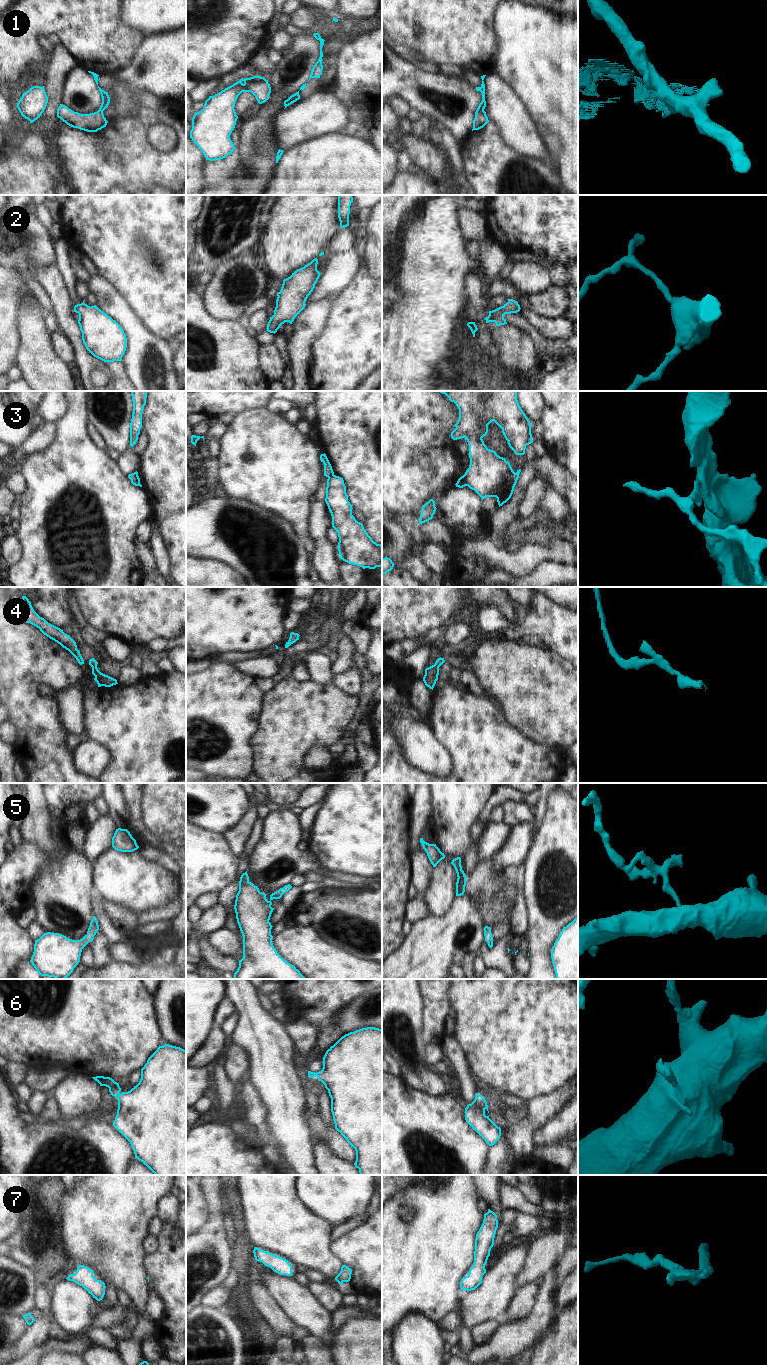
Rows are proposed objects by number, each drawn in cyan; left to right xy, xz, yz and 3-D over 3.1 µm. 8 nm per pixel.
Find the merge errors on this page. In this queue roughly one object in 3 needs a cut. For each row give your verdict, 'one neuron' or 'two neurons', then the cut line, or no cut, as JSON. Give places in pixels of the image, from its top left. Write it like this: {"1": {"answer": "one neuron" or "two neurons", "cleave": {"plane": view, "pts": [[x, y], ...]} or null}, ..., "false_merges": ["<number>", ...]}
{"1": {"answer": "two neurons", "cleave": {"plane": "yz", "pts": [[483, 109], [479, 109], [475, 114]]}}, "2": {"answer": "one neuron", "cleave": null}, "3": {"answer": "two neurons", "cleave": {"plane": "yz", "pts": [[464, 474], [466, 485]]}}, "4": {"answer": "one neuron", "cleave": null}, "5": {"answer": "one neuron", "cleave": null}, "6": {"answer": "one neuron", "cleave": null}, "7": {"answer": "one neuron", "cleave": null}, "false_merges": ["1", "3"]}

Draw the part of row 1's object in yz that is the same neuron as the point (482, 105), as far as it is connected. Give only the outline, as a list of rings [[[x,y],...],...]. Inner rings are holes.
[[[486,75],[481,76],[481,79],[482,79],[482,84],[481,84],[481,86],[480,86],[480,87],[476,87],[476,90],[477,90],[477,91],[480,91],[480,92],[482,93],[482,101],[481,101],[481,103],[479,104],[479,106],[478,106],[477,110],[476,110],[476,112],[477,112],[478,110],[484,110],[485,107],[486,107],[486,101],[485,101],[485,84],[484,84],[484,81],[483,81],[484,78],[485,78],[485,76],[486,76]],[[475,112],[475,114],[476,114],[476,112]]]

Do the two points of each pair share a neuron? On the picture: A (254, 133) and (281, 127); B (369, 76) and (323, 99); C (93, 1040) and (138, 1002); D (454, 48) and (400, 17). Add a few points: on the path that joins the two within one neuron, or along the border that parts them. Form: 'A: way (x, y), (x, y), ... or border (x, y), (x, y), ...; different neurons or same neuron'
A: border (281, 110), (275, 117), (274, 136), (283, 151); different neurons
B: border (330, 89), (344, 102), (348, 111); different neurons
C: way (104, 1029), (120, 1013), (127, 1011); same neuron
D: way (441, 35), (423, 17), (413, 17); same neuron

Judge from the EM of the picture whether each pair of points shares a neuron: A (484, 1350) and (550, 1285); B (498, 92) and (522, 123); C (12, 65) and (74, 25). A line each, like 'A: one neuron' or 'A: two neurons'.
A: one neuron
B: one neuron
C: one neuron

